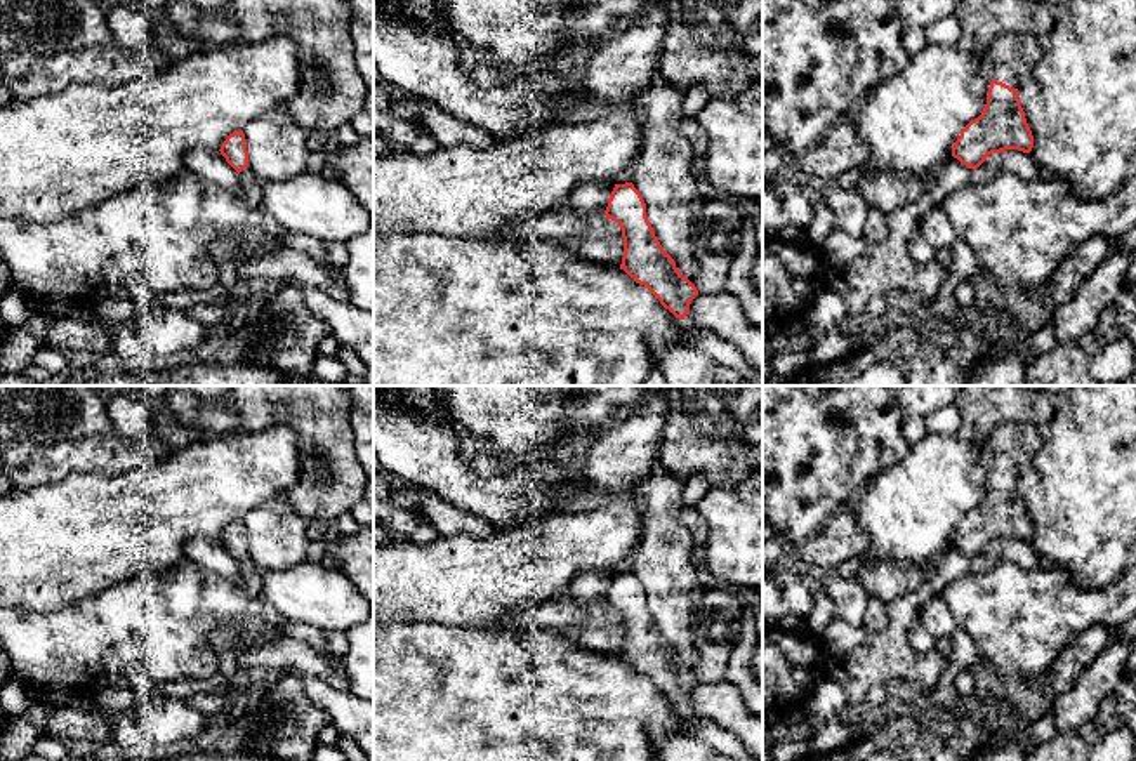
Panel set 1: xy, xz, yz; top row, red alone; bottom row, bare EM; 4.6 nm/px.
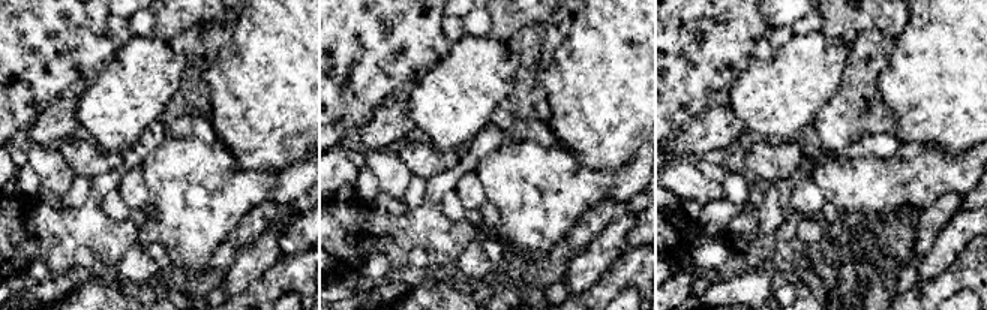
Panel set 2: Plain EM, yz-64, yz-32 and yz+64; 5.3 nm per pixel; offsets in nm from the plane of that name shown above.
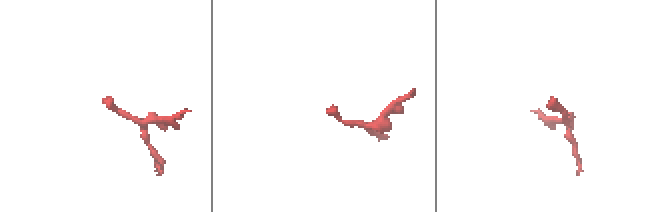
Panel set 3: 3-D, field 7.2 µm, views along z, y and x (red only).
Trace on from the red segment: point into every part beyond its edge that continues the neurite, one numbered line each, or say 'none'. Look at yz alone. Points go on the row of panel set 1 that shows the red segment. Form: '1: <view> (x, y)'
1: yz (1013, 56)

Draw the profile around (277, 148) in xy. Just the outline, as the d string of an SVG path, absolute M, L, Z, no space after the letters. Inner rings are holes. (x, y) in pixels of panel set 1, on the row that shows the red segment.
M283 106L252 120L243 134L248 167L261 182L288 181L309 170L313 155L306 146L306 132Z

